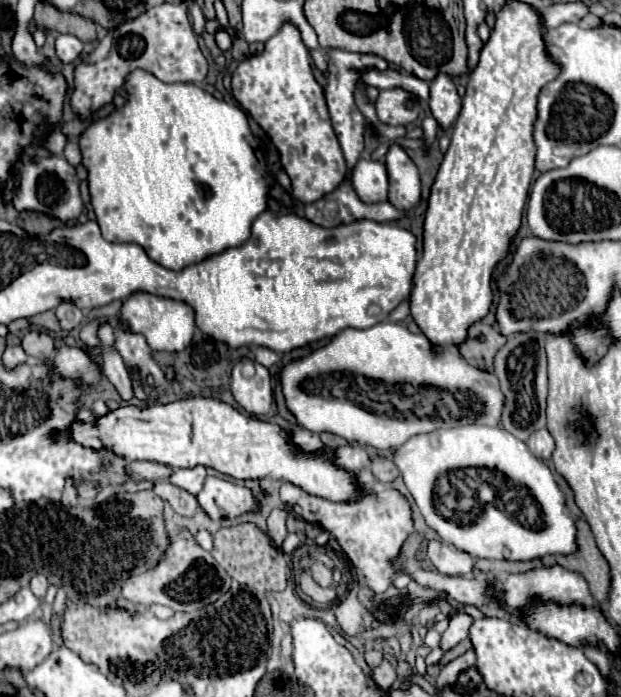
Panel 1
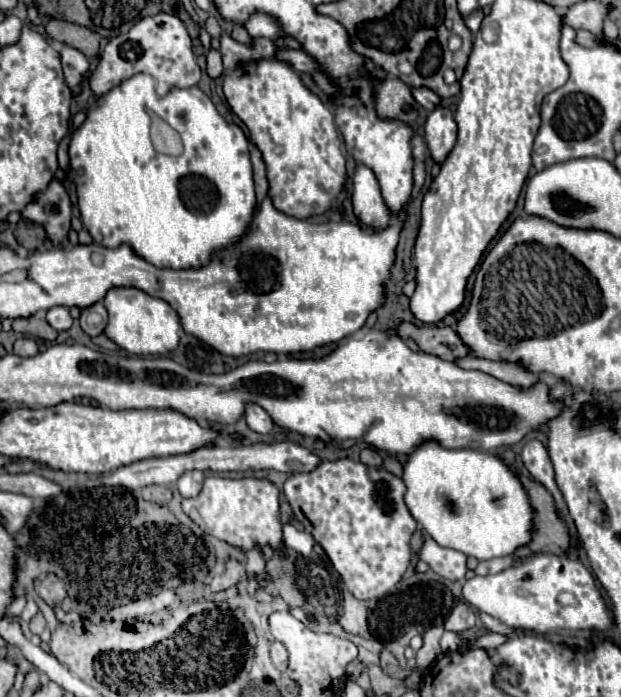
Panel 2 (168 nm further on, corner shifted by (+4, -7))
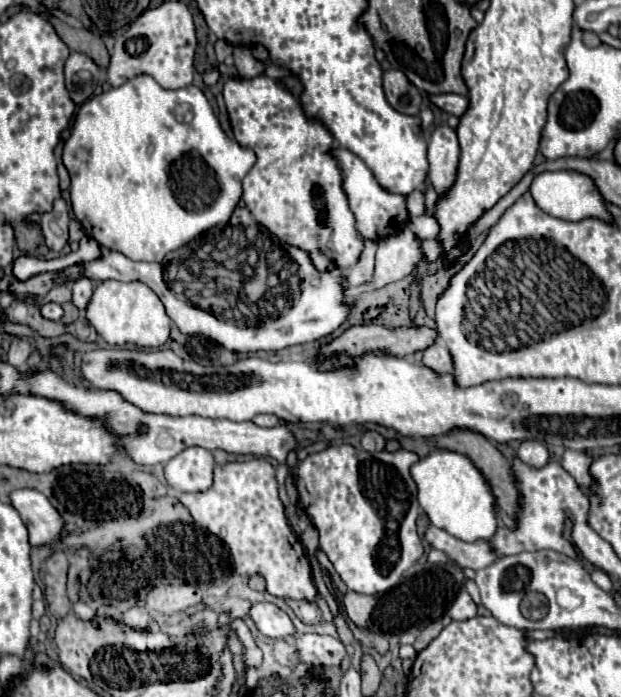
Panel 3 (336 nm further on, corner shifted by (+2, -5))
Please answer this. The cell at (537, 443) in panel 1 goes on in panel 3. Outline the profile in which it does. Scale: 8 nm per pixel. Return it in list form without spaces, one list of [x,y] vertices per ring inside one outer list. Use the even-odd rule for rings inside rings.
[[[523,441],[517,455],[523,463],[527,463],[529,467],[535,467],[535,469],[541,469],[549,463],[549,451],[539,441]]]

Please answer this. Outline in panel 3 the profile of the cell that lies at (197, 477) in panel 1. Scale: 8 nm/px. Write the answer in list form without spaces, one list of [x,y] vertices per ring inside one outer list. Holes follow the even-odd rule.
[[[191,447],[165,465],[165,479],[181,493],[207,491],[213,481],[213,465],[211,451]]]

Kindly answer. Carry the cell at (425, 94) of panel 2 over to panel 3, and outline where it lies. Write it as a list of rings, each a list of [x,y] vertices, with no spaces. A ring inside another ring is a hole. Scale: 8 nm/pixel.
[[[451,93],[429,95],[429,101],[431,101],[431,105],[435,105],[435,107],[447,111],[447,113],[453,113],[457,117],[461,117],[467,109],[467,97],[463,97],[463,95],[451,95]]]

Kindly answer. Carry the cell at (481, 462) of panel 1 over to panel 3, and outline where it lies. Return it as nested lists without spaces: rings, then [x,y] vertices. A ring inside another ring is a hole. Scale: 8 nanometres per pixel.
[[[437,447],[411,467],[411,477],[417,485],[419,505],[427,513],[431,525],[467,543],[491,541],[497,533],[499,517],[491,483],[467,455]]]

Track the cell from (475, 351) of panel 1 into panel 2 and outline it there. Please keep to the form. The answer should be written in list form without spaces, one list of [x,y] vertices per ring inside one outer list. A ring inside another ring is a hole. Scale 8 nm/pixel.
[[[399,323],[395,329],[401,339],[413,339],[421,351],[429,355],[437,355],[445,361],[457,361],[459,357],[469,355],[469,349],[463,345],[453,327],[437,327],[437,325],[413,325]]]

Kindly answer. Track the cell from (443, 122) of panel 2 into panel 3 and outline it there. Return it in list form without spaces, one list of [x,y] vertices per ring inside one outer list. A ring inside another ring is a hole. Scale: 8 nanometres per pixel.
[[[447,123],[435,127],[429,139],[429,181],[437,193],[443,193],[455,181],[455,161],[459,161],[459,141],[455,129]]]

